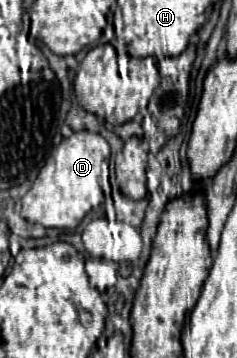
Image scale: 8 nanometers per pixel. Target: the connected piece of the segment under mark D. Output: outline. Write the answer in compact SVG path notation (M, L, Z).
M77 131L63 139L47 157L43 169L23 197L21 215L43 227L75 229L93 207L112 198L109 181L109 143L93 131Z

